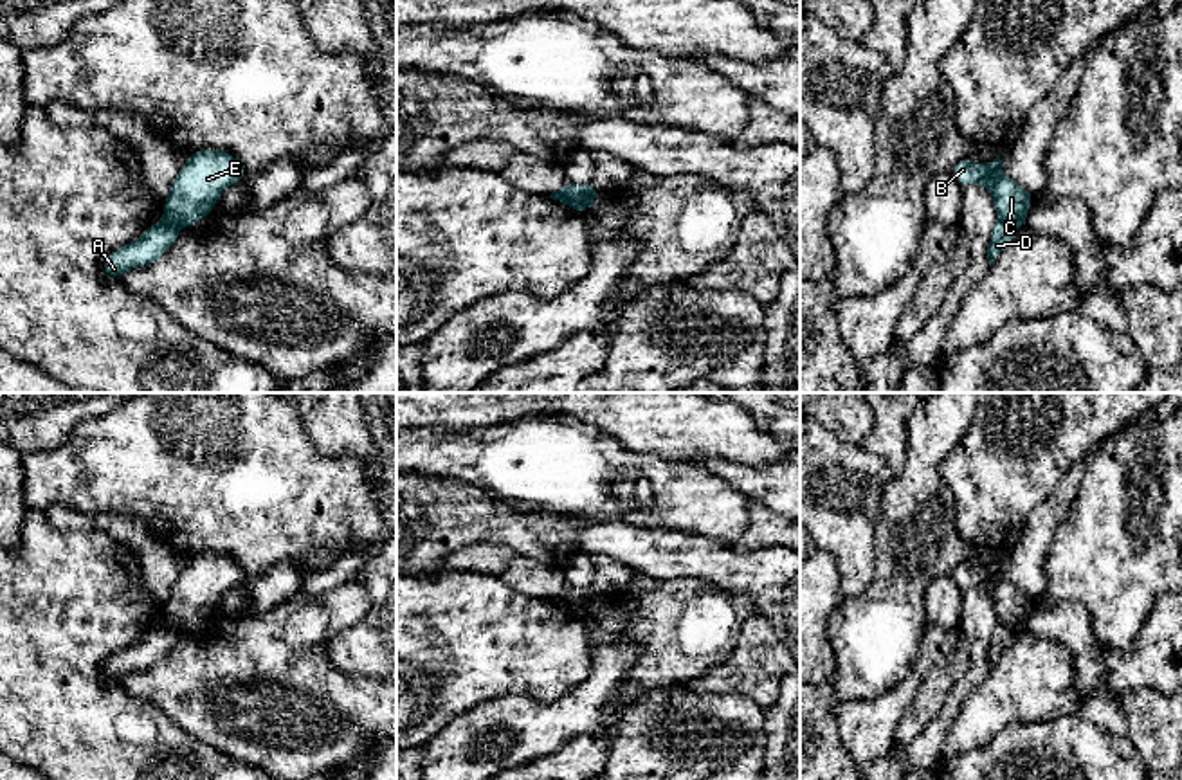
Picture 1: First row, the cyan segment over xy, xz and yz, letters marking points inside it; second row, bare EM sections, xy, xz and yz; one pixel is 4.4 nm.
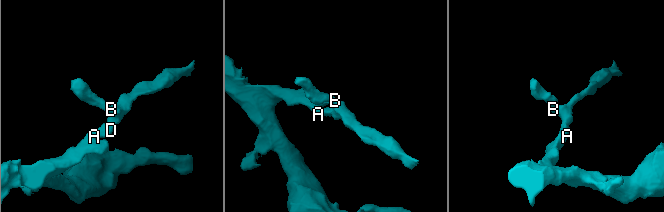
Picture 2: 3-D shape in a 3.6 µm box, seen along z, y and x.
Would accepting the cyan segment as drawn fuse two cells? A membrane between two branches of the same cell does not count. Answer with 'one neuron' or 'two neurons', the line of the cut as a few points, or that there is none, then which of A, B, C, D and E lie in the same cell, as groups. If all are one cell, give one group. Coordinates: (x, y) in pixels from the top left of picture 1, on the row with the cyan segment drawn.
two neurons; cut xz (591, 188), (572, 206); groups A D / B C E

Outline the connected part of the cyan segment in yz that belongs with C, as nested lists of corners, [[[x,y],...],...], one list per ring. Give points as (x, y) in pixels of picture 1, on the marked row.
[[[1000,155],[987,164],[975,164],[964,157],[953,166],[951,175],[962,187],[969,184],[986,186],[993,196],[996,216],[1016,229],[1025,225],[1034,195],[1002,173]]]

